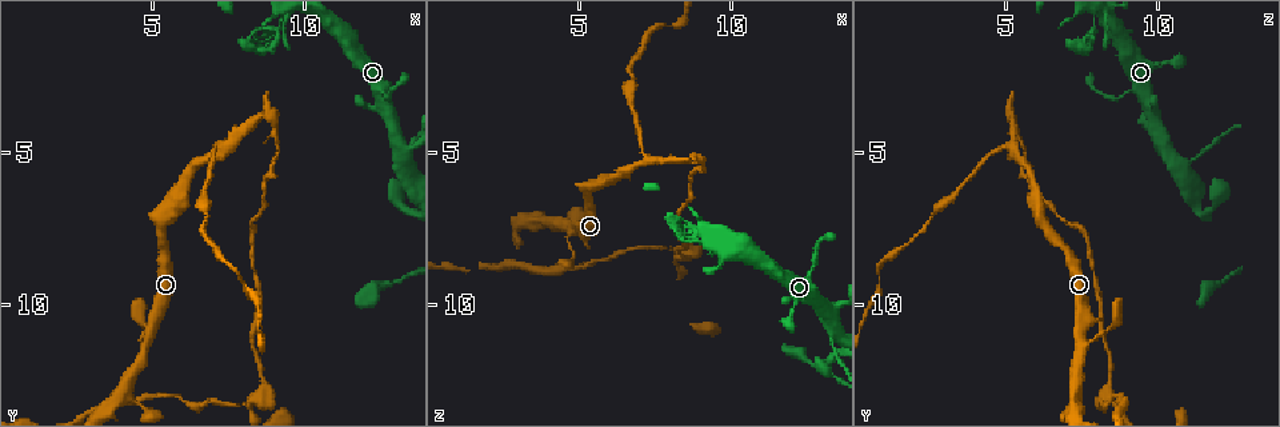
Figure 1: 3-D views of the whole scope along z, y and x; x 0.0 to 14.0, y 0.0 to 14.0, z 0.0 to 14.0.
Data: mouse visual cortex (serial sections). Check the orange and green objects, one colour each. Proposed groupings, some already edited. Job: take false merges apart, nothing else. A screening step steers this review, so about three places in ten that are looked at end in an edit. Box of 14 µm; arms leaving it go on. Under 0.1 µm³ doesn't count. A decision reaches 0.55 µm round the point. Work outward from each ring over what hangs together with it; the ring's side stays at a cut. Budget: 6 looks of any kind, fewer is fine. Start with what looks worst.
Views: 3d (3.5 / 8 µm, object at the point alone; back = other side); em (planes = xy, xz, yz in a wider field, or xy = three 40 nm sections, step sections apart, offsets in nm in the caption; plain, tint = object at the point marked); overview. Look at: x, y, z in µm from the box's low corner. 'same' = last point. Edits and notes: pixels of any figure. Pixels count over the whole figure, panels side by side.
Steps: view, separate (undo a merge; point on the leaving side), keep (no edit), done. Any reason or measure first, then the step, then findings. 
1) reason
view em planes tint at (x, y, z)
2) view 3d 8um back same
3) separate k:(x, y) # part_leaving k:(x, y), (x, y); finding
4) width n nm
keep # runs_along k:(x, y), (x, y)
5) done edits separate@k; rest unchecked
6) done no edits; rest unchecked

calibre changes
view 3d 3.5um at (8.5, 3.9, 5.3)

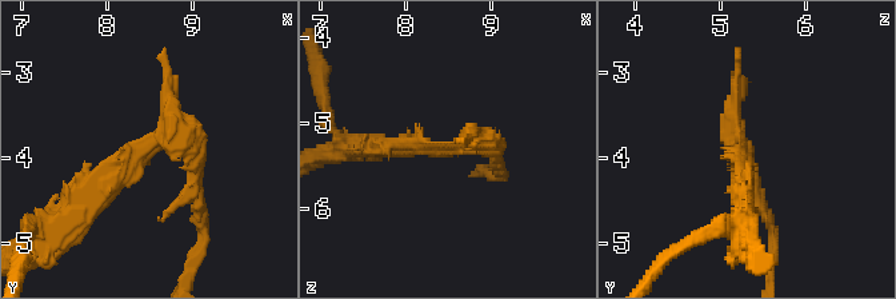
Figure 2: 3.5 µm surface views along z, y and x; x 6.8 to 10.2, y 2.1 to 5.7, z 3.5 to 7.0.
now the EM
view em xy step 2 tint at (8.60, 3.85, 5.25)

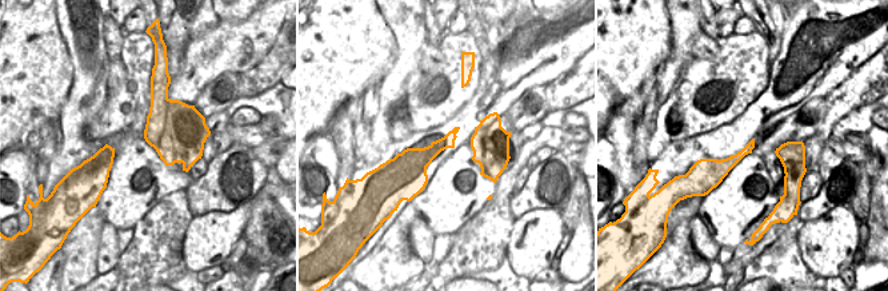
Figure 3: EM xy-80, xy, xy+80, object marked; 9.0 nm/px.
separate 2:(196, 184) # part_leaving 2:(167, 138), (196, 154), (200, 244); two cells meet here

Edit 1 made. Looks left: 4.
redraw
view overview

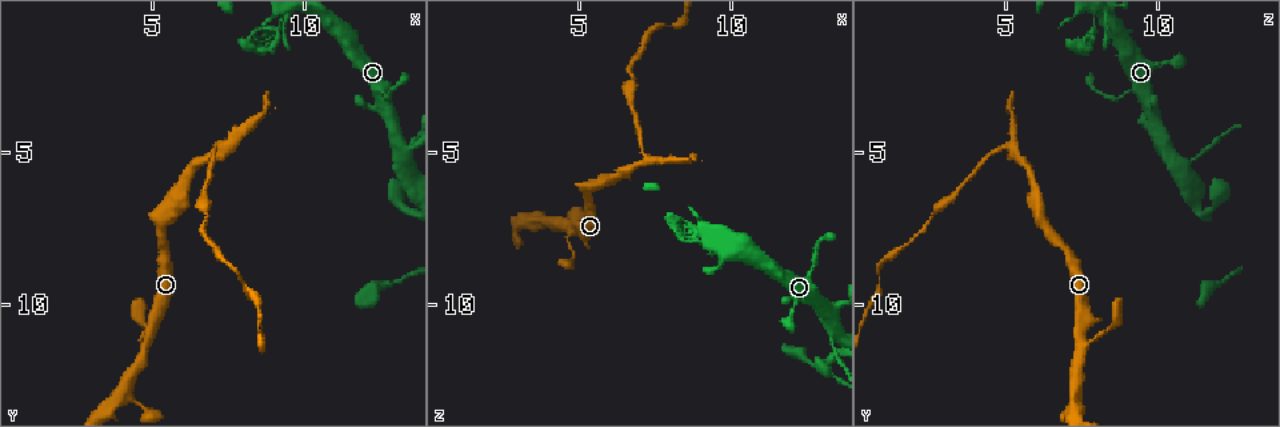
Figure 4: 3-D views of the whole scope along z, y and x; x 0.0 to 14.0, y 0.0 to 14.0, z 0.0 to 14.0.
thin neck
view 3d 3.5um at (9.1, 0.9, 7.9)

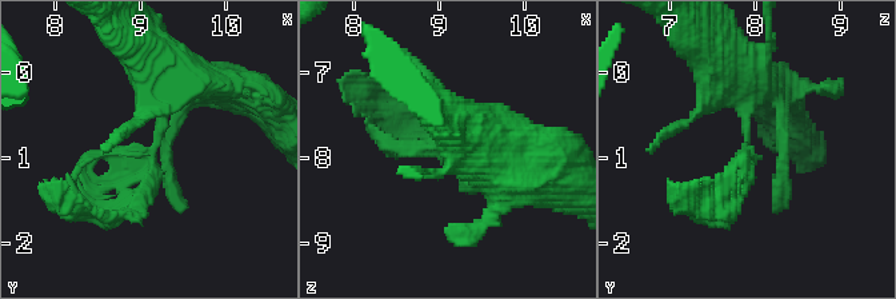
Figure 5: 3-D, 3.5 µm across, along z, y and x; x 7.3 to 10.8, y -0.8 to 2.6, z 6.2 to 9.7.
view em xy step 5 tint at (9.20, 0.85, 7.90)

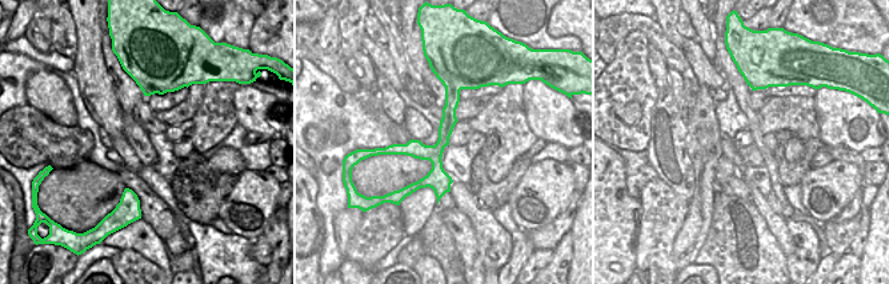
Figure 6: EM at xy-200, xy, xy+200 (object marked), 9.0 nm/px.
separate 5:(114, 167) # border 6:(439, 139), (443, 151); a second cell is stuck on

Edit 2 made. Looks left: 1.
done edits separate@2, separate@5; rest unchecked

